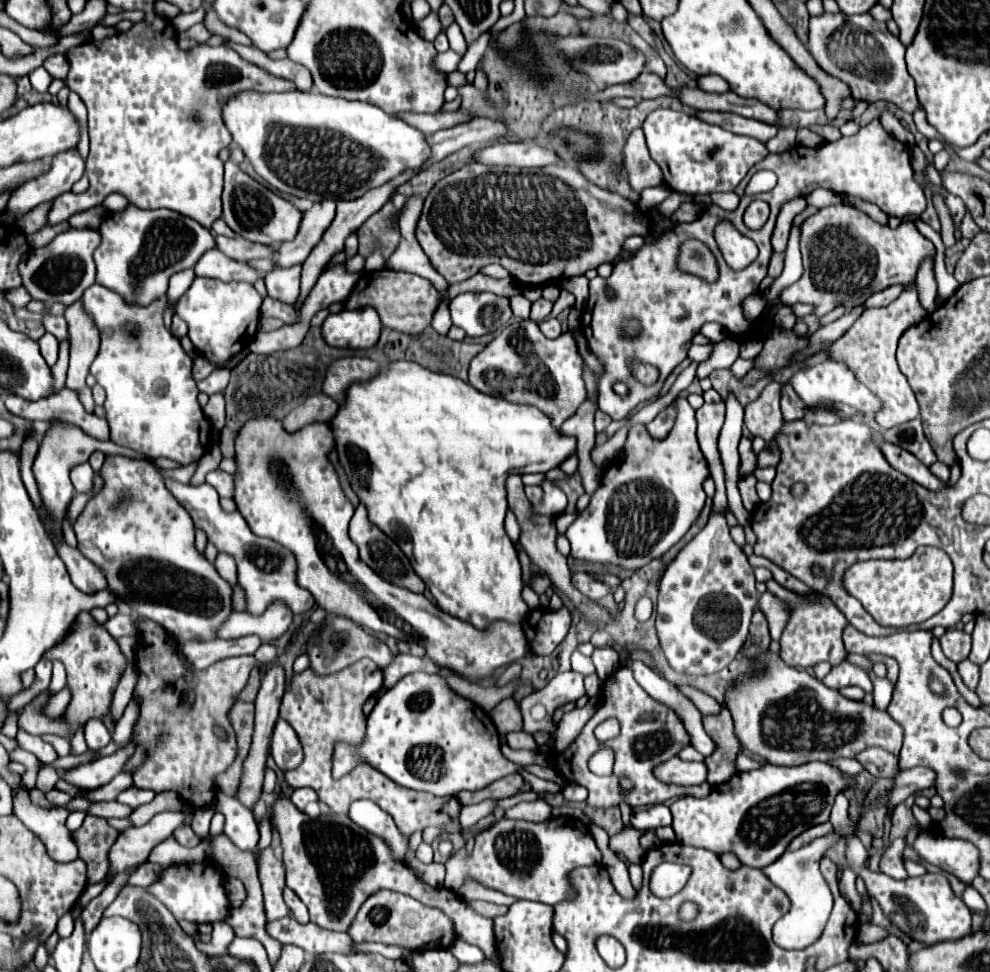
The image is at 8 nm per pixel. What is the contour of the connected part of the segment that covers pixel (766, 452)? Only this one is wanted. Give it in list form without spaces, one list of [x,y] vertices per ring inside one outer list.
[[[772,441],[768,449],[762,449],[758,459],[756,459],[756,467],[776,467],[778,465],[778,459],[780,459],[780,451],[776,447],[776,443]]]

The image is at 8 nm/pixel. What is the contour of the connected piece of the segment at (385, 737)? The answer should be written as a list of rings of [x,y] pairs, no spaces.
[[[422,671],[402,677],[378,697],[368,715],[368,731],[360,747],[336,745],[334,777],[352,771],[360,759],[378,767],[398,785],[434,795],[456,795],[464,789],[478,791],[520,769],[502,755],[500,735],[486,711],[454,693],[444,677]]]

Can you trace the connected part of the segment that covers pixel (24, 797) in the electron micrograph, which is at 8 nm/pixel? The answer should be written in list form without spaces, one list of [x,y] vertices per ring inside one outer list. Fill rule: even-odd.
[[[22,785],[20,793],[14,799],[14,815],[34,831],[48,849],[48,855],[58,863],[70,863],[78,859],[78,849],[70,839],[70,831],[66,829],[68,809],[50,807],[42,809],[34,805],[28,797],[28,789]]]

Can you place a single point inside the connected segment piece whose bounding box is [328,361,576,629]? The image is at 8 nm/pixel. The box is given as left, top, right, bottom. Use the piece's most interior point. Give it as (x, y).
(440, 452)

